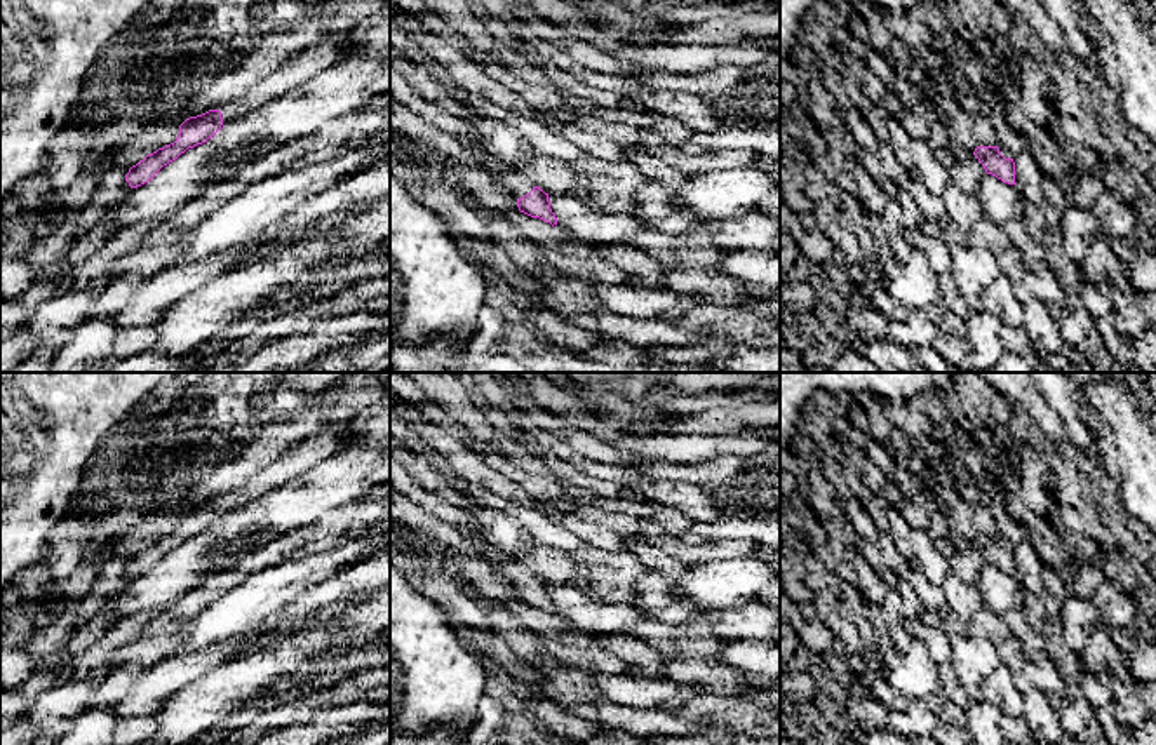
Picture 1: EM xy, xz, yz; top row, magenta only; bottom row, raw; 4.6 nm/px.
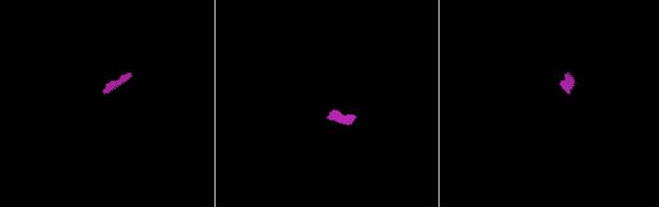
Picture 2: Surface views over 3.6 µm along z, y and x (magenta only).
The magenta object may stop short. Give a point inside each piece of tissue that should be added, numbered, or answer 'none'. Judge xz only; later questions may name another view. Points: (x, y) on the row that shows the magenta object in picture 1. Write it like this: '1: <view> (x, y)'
1: xz (517, 185)

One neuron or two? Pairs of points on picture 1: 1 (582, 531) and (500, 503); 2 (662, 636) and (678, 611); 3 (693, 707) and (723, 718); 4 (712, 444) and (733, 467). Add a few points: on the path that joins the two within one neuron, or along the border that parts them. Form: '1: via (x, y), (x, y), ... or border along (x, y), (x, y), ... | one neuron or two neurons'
1: border along (552, 517), (591, 545) | two neurons
2: border along (634, 606), (655, 620), (671, 624), (702, 622) | two neurons
3: via (700, 707), (712, 707), (716, 711) | one neuron
4: border along (749, 458), (723, 455), (683, 463) | two neurons

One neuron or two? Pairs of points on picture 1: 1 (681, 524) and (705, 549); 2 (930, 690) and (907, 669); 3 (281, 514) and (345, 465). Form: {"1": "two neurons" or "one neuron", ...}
{"1": "two neurons", "2": "one neuron", "3": "one neuron"}

